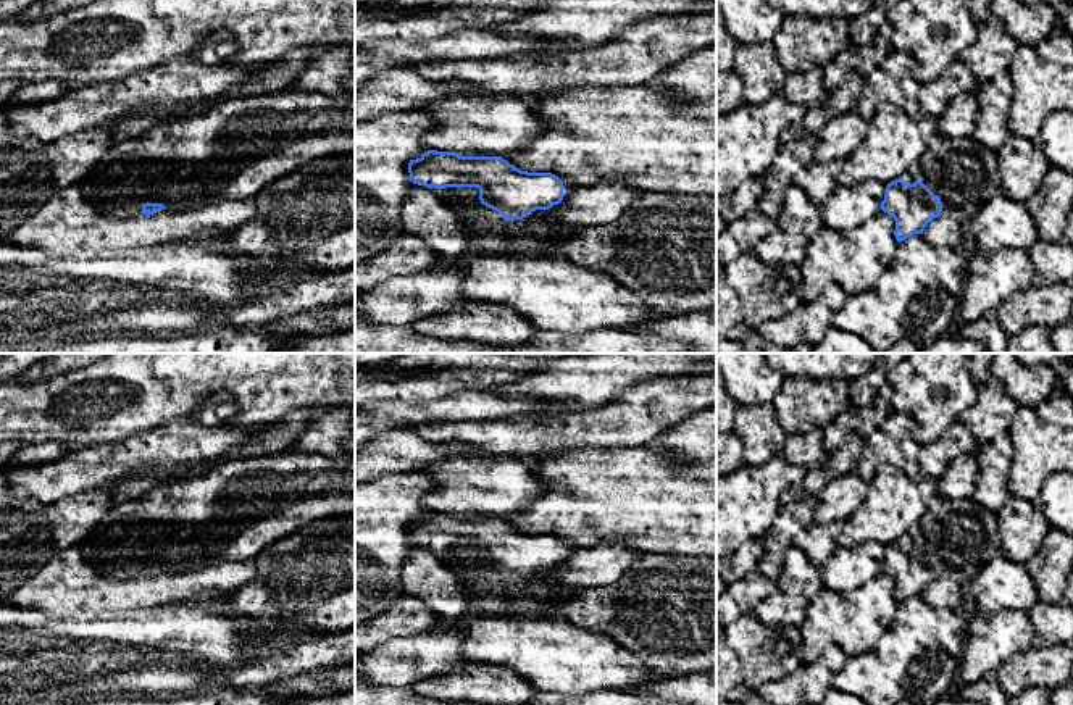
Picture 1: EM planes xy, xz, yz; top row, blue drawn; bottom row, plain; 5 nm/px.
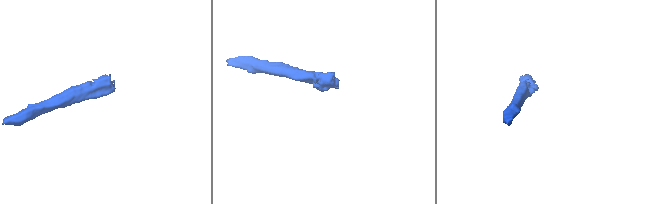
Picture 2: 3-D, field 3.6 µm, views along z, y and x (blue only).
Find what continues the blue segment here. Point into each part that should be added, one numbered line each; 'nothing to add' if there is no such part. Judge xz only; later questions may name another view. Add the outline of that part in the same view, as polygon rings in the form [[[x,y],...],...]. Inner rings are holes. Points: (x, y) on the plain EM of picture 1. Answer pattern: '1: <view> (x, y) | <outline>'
1: xz (488, 594) | [[[432,549],[431,552],[466,586],[468,605],[461,621],[476,616],[505,616],[511,611],[524,618],[544,618],[549,607],[562,603],[578,592],[568,587],[542,586],[541,582],[552,571],[536,571],[523,581],[505,582],[499,573],[481,565],[478,549]]]

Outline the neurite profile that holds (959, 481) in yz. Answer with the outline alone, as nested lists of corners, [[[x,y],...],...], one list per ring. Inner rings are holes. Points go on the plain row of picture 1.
[[[976,452],[954,458],[936,481],[937,494],[950,500],[973,499],[979,478]]]

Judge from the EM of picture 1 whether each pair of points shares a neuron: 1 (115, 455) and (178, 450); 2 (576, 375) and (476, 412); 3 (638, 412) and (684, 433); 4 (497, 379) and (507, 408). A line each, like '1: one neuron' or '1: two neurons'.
1: one neuron
2: two neurons
3: two neurons
4: two neurons

